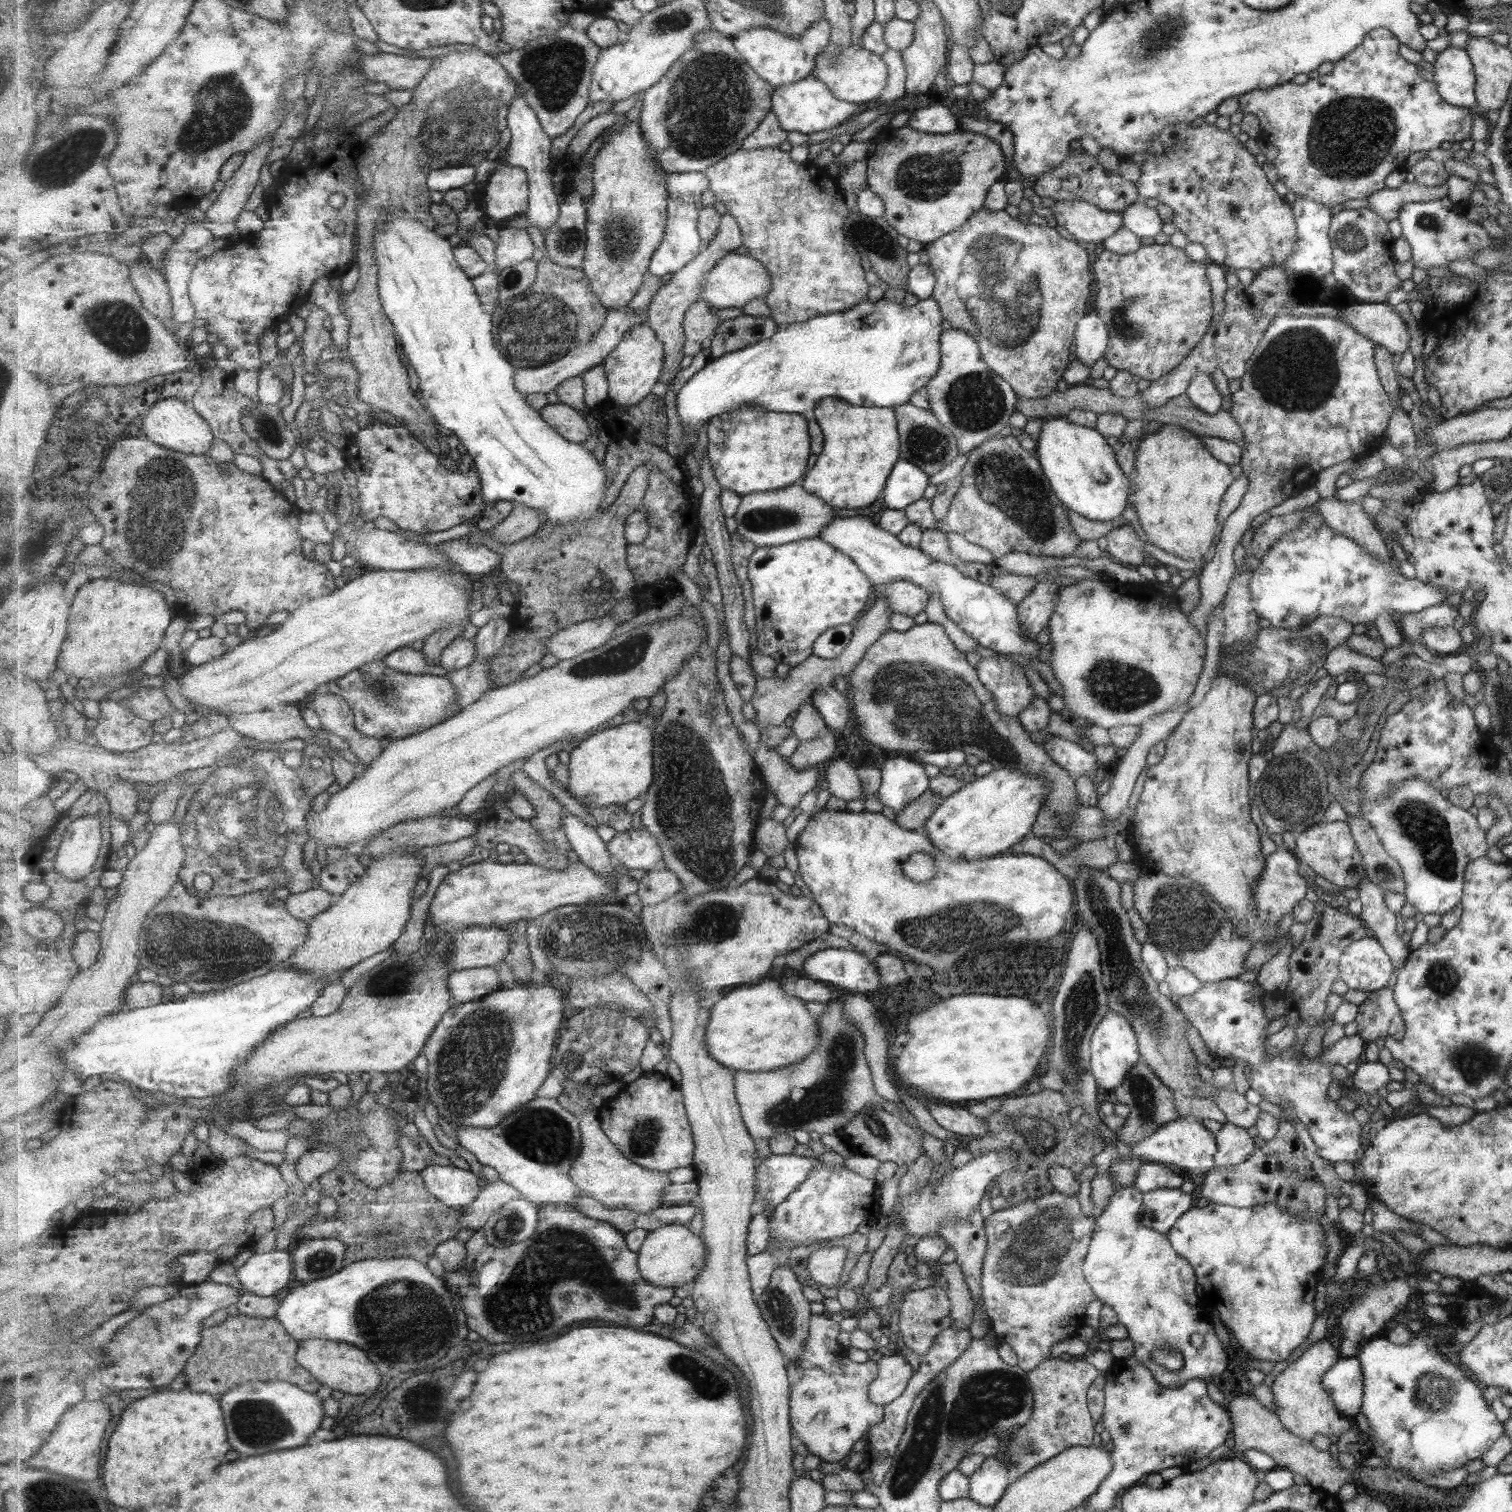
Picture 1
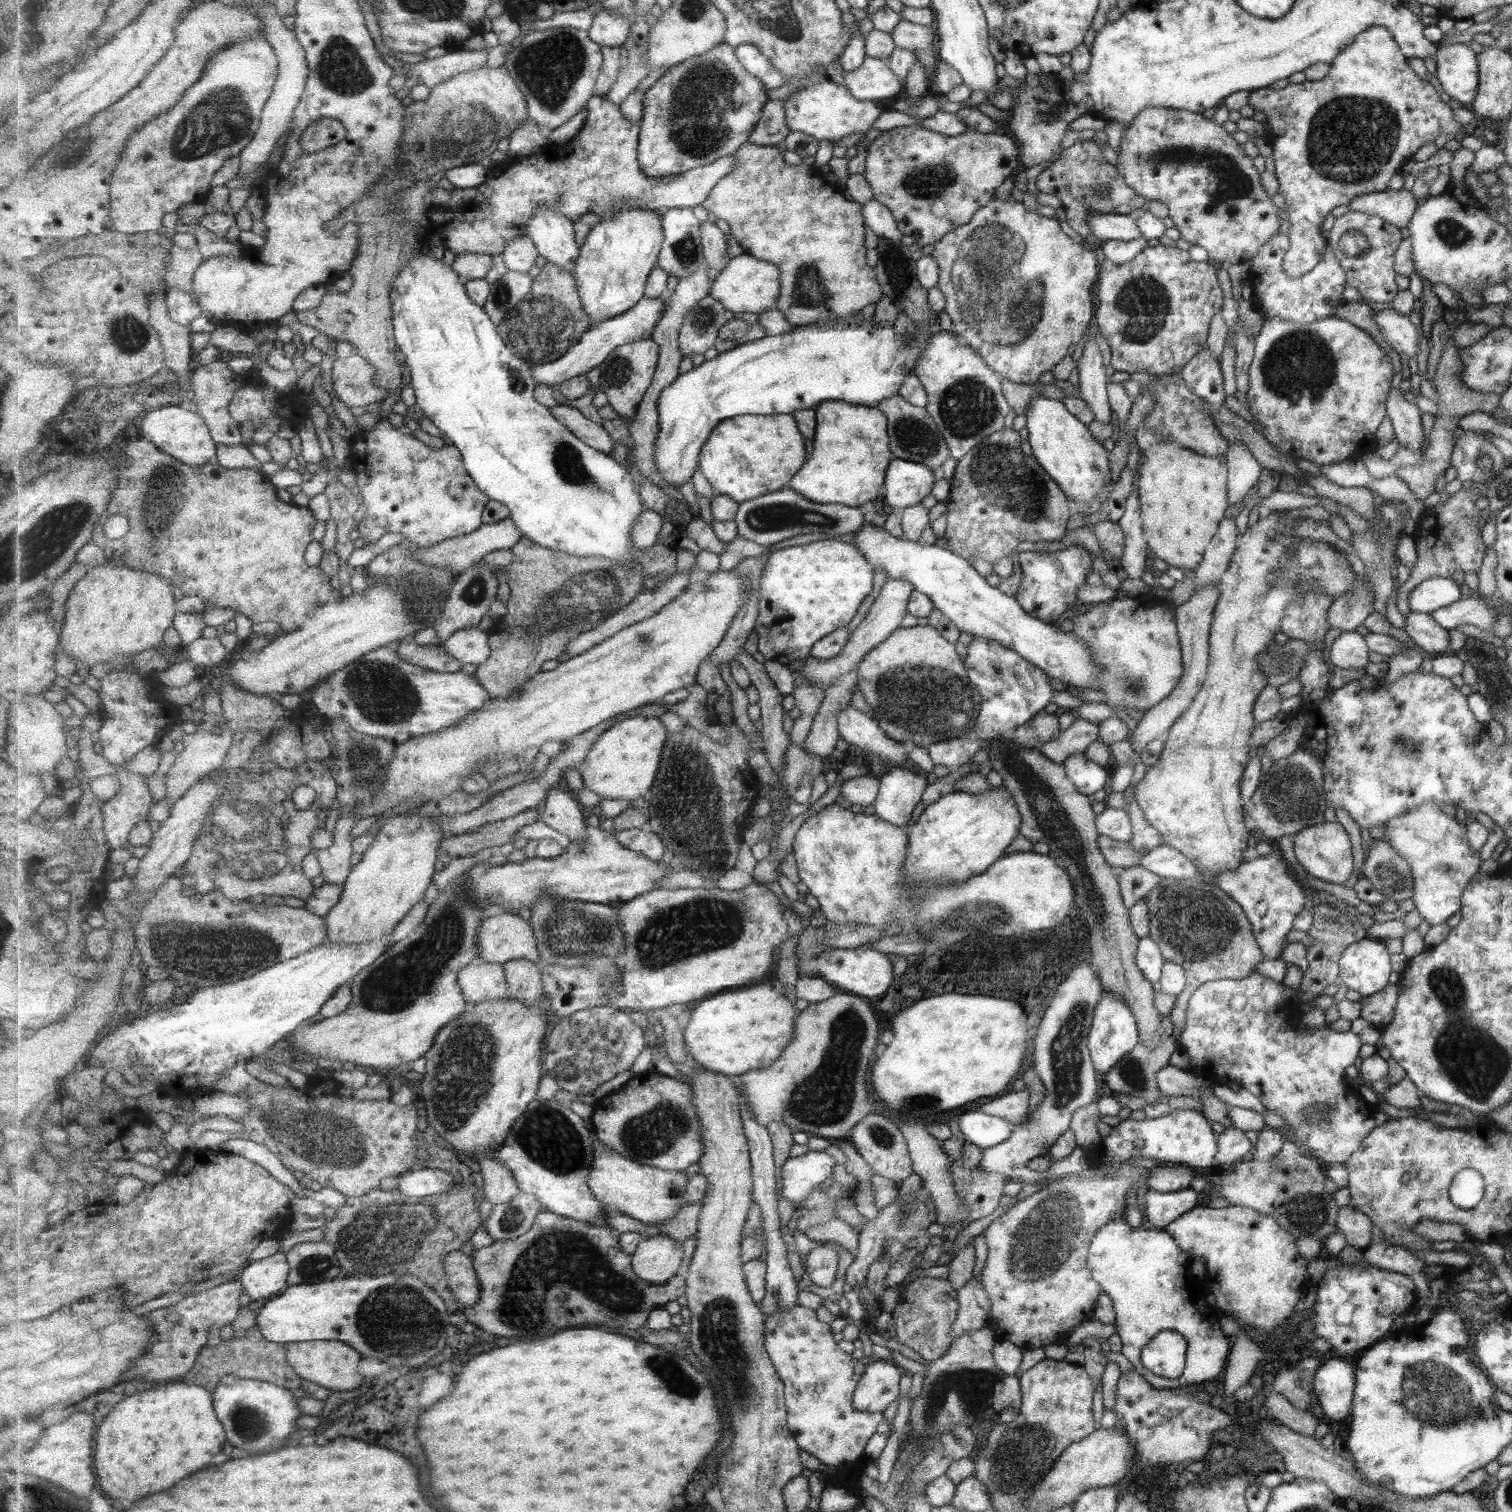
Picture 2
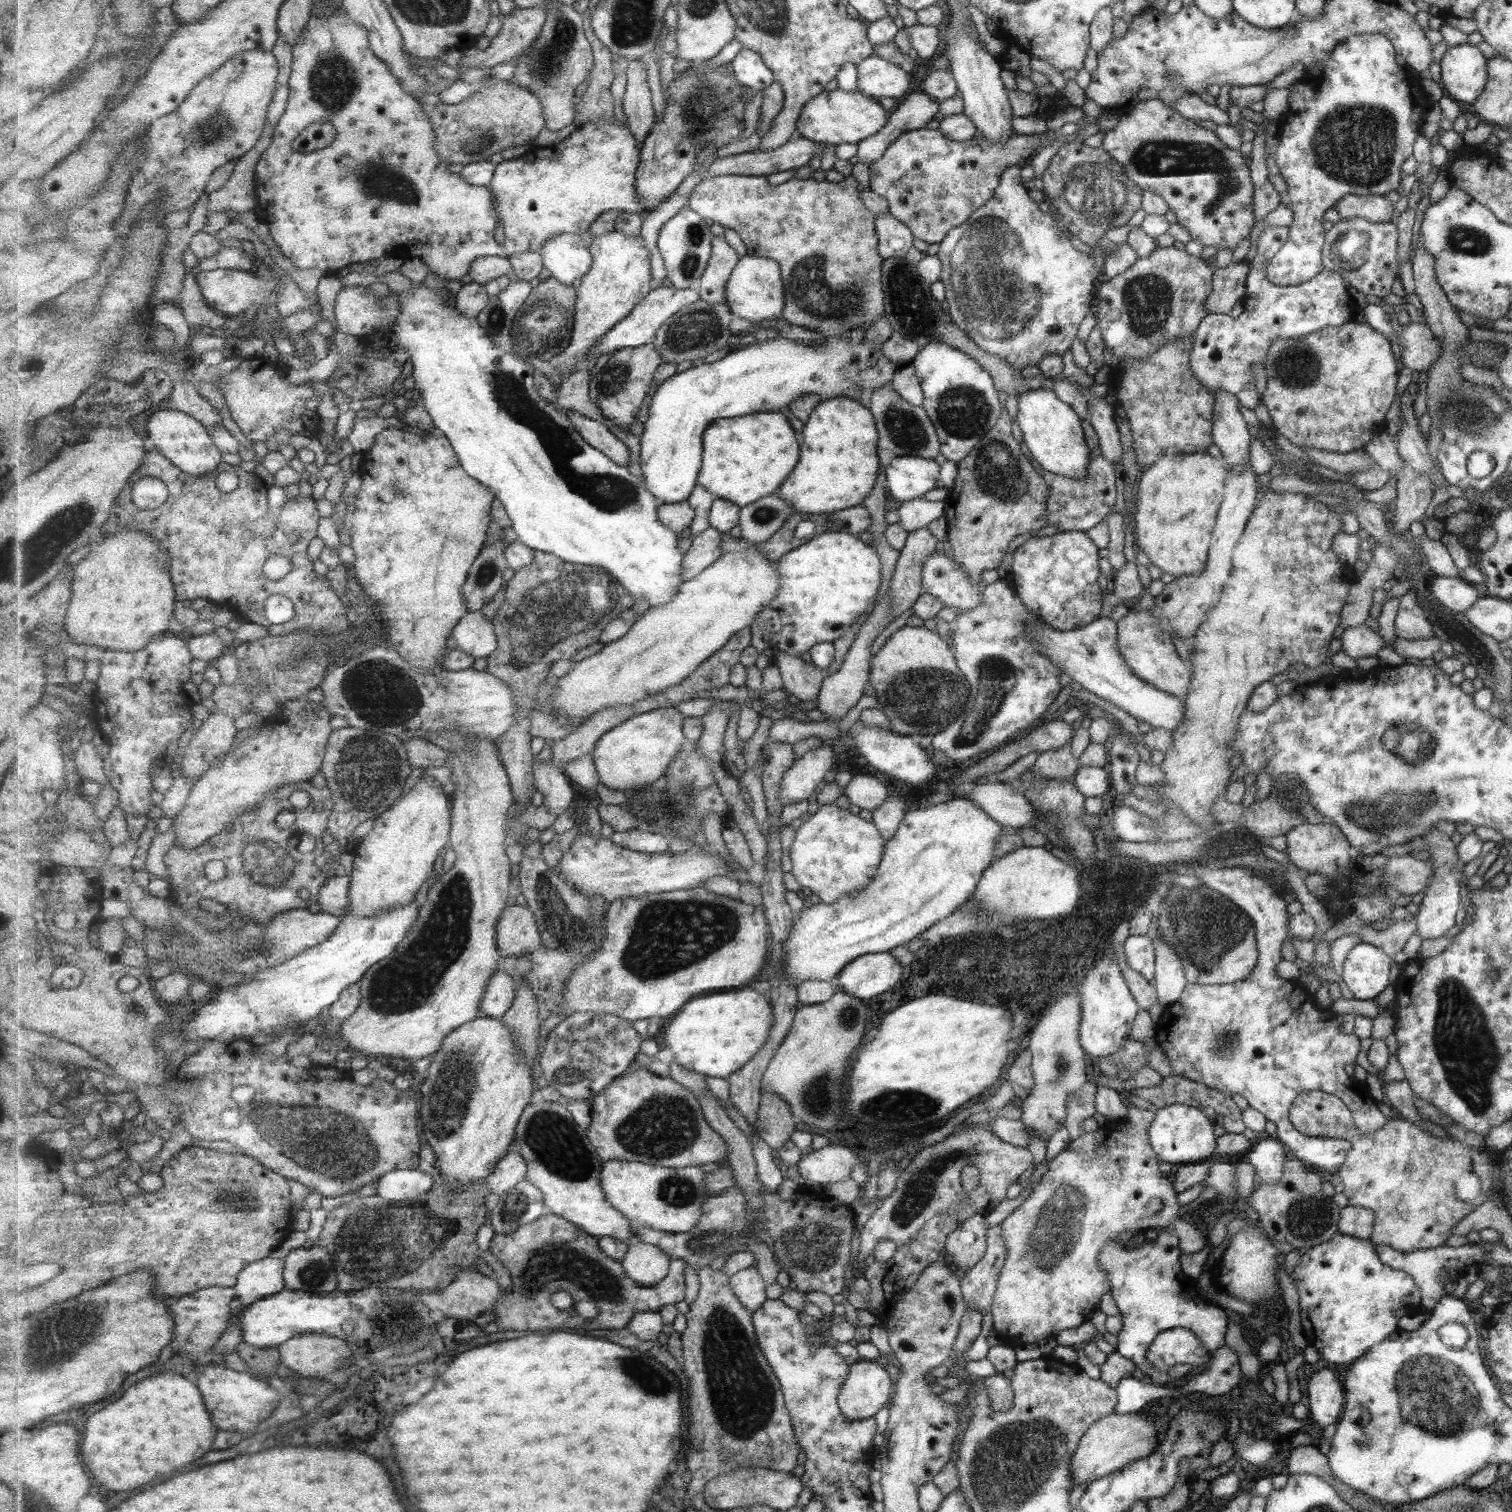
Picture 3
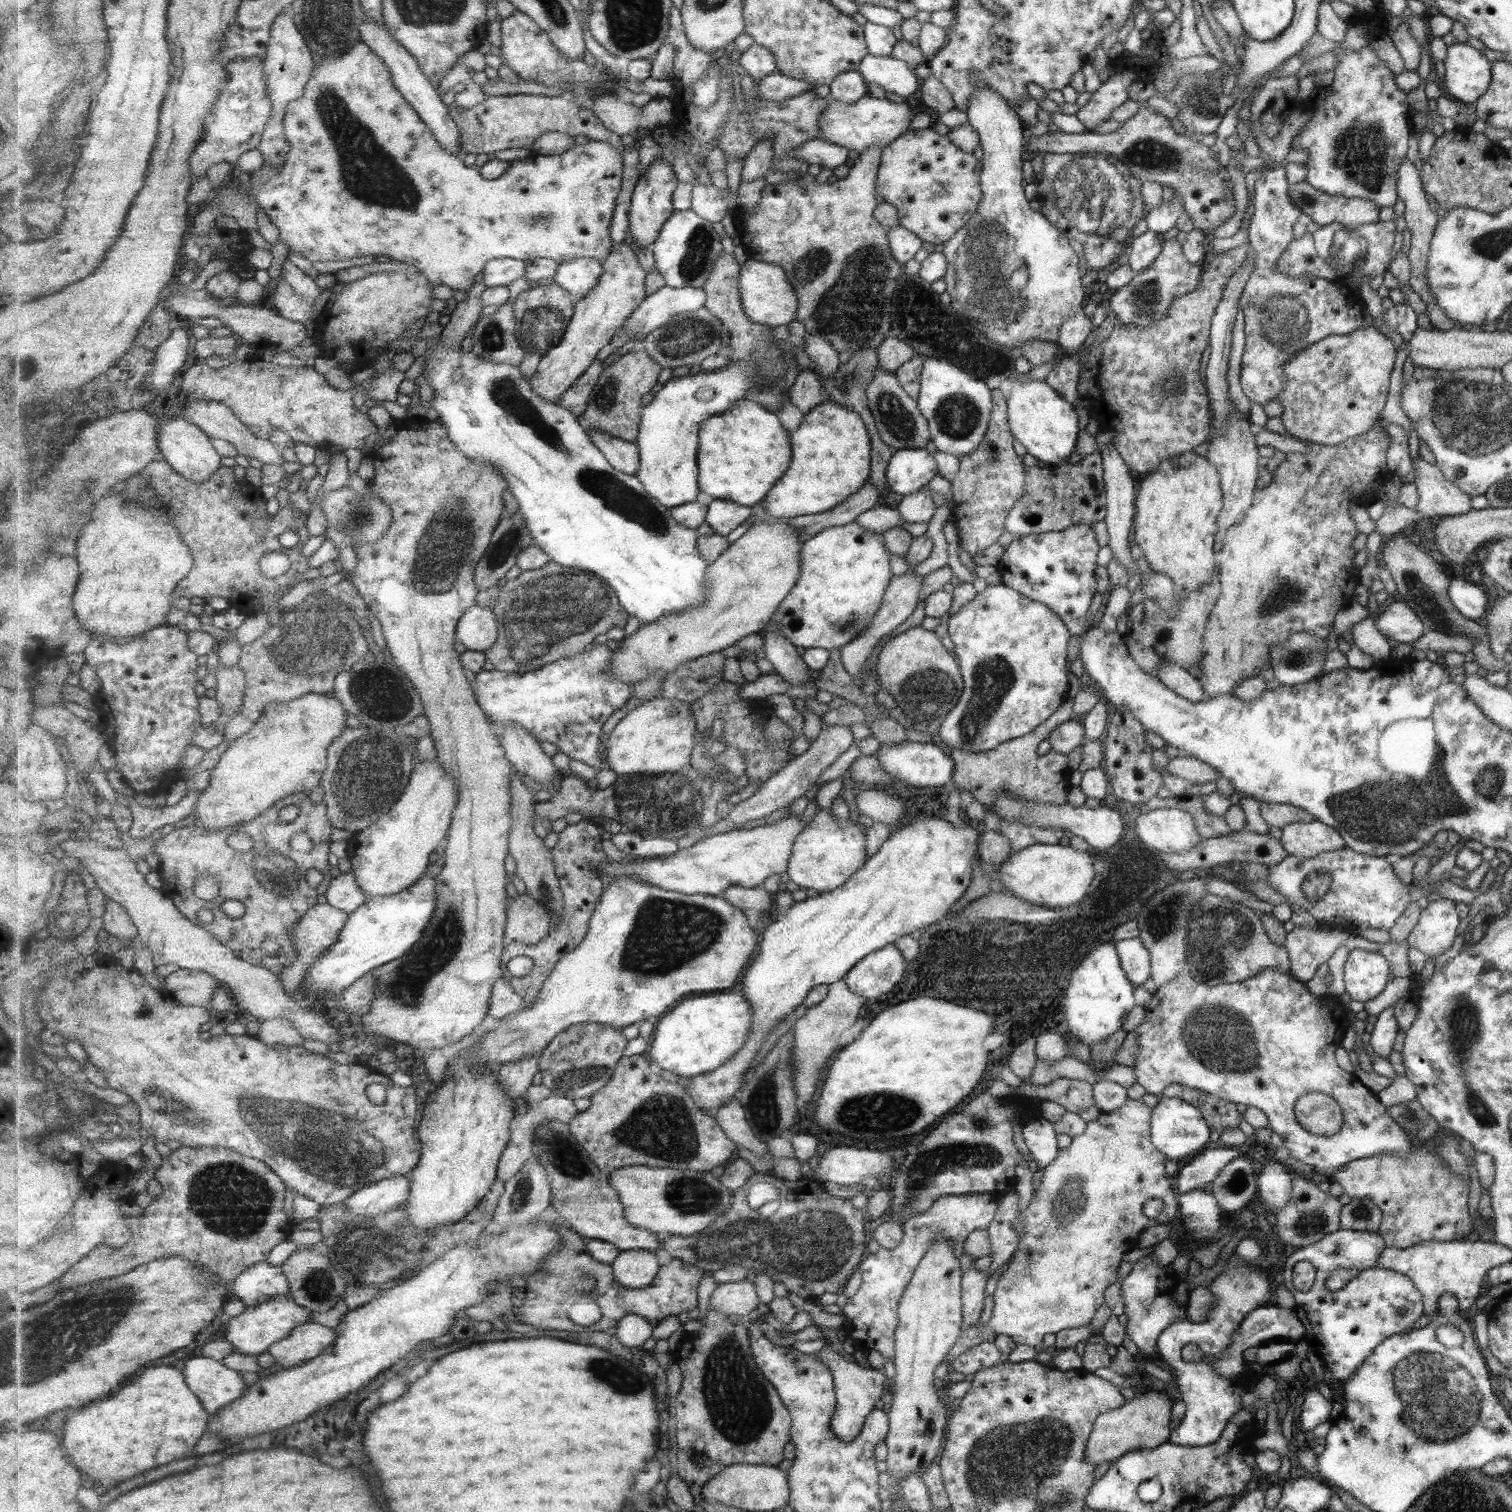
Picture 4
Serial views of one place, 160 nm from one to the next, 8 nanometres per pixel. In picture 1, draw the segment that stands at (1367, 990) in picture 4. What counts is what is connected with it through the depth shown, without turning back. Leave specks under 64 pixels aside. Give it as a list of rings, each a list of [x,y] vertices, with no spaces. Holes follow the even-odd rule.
[[[1373,936],[1350,942],[1338,960],[1338,978],[1351,988],[1365,993],[1385,988],[1391,978],[1391,962]]]

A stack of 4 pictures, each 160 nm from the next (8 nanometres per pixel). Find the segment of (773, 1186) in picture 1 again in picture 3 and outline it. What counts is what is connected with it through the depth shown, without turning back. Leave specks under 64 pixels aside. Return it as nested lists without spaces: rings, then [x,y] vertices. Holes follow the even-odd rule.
[[[825,1146],[817,1151],[810,1151],[805,1154],[798,1164],[798,1173],[806,1182],[817,1183],[818,1185],[831,1182],[843,1182],[849,1180],[851,1167],[855,1164],[855,1152],[843,1148],[843,1146]]]

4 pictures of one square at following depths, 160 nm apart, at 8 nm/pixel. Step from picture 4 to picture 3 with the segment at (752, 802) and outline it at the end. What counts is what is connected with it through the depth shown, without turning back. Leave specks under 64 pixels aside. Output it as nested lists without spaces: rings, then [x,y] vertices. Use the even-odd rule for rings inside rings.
[[[833,741],[821,742],[819,746],[796,761],[783,781],[781,800],[784,806],[807,800],[824,783],[824,774],[835,767],[836,756],[831,751]]]

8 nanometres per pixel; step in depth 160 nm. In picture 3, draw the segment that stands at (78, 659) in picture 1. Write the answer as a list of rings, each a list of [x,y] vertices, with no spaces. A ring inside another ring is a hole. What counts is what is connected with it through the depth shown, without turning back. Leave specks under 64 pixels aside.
[[[129,528],[115,534],[103,532],[100,540],[92,544],[92,553],[74,566],[73,596],[65,620],[66,630],[73,642],[86,648],[138,652],[151,645],[157,637],[167,633],[176,618],[177,595],[168,565],[169,552],[145,530]]]

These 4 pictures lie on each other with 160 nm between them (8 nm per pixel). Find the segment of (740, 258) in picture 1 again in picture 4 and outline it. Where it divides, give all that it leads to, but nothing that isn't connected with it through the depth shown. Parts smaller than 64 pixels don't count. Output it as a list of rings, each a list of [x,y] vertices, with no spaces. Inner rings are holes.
[[[748,258],[741,269],[740,283],[745,314],[753,322],[773,327],[788,326],[790,322],[795,321],[801,302],[784,267]]]

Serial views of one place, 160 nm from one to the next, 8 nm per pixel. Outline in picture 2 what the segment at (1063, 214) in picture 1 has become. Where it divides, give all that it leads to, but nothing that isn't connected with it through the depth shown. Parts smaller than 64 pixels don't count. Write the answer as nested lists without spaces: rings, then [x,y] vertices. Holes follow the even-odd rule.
[[[1089,212],[1085,221],[1091,236],[1101,242],[1109,240],[1127,242],[1140,237],[1133,215]]]

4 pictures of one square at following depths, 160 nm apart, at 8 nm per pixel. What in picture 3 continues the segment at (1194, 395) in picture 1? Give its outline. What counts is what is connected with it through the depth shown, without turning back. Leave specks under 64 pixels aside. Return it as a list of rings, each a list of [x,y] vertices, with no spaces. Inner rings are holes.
[[[1266,227],[1257,238],[1256,252],[1248,263],[1242,313],[1233,318],[1216,312],[1204,316],[1193,333],[1190,367],[1200,385],[1207,390],[1224,390],[1237,394],[1253,381],[1251,364],[1263,366],[1268,346],[1280,338],[1303,337],[1324,326],[1345,325],[1355,312],[1341,275],[1323,268],[1307,282],[1295,286],[1276,286],[1267,279],[1268,261],[1288,238],[1288,228]]]

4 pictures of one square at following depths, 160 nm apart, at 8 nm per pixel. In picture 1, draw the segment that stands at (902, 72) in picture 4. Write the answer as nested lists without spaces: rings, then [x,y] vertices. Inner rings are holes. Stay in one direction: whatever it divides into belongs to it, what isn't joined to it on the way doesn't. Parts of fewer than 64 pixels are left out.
[[[836,44],[825,46],[817,53],[815,68],[810,75],[823,82],[838,99],[858,105],[875,100],[887,84],[887,66],[883,59],[861,47],[856,49],[851,44],[844,48]]]

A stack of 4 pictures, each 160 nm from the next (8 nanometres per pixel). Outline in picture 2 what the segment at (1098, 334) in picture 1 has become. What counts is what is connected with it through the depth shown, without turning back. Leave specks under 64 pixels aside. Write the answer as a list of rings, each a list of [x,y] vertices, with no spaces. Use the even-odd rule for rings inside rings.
[[[1094,324],[1093,327],[1090,327],[1081,355],[1076,361],[1078,396],[1088,403],[1088,407],[1095,415],[1095,421],[1111,425],[1111,410],[1106,393],[1105,367],[1101,364],[1101,353],[1095,344],[1097,335],[1098,331]]]

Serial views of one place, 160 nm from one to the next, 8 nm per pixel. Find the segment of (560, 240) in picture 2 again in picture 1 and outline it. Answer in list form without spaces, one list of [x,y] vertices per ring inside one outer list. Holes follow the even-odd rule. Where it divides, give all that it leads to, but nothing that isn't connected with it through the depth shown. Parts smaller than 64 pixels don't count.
[[[523,87],[516,90],[509,111],[509,128],[511,130],[511,143],[508,152],[503,156],[509,166],[517,166],[528,172],[530,183],[530,207],[527,218],[528,227],[535,227],[544,235],[549,228],[557,224],[561,218],[560,195],[553,192],[552,169],[554,159],[552,158],[552,138],[545,132],[544,126],[538,117],[537,111],[529,104]]]

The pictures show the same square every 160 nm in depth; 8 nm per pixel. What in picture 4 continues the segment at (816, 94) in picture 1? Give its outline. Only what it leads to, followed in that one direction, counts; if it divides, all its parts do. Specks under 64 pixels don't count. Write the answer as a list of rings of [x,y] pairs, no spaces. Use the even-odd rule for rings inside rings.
[[[869,94],[852,103],[842,103],[828,98],[827,108],[820,114],[818,131],[820,131],[820,138],[825,142],[847,150],[857,150],[860,153],[871,149],[871,146],[884,149],[909,129],[911,118],[911,109],[905,100],[891,97],[875,98]]]

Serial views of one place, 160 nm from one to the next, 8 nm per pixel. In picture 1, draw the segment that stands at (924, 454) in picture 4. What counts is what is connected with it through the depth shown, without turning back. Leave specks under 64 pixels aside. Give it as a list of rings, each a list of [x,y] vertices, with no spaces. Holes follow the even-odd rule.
[[[905,459],[896,461],[885,483],[883,499],[887,509],[903,510],[919,500],[927,486],[927,474]]]

